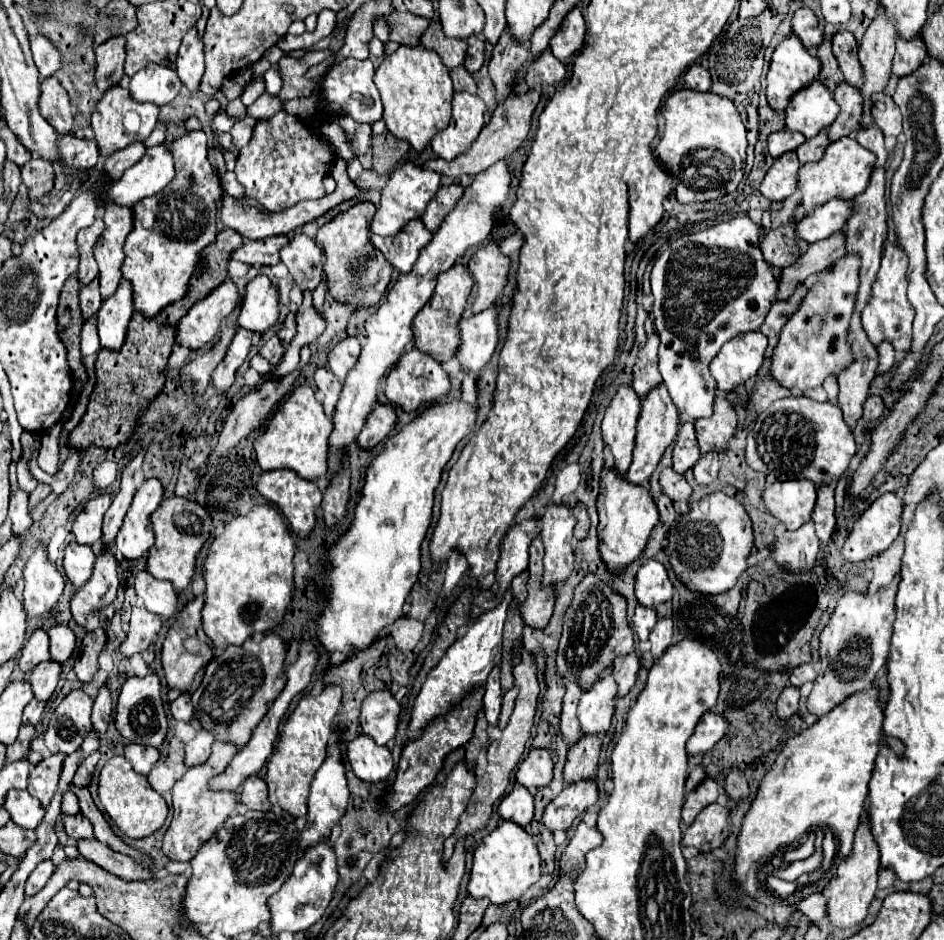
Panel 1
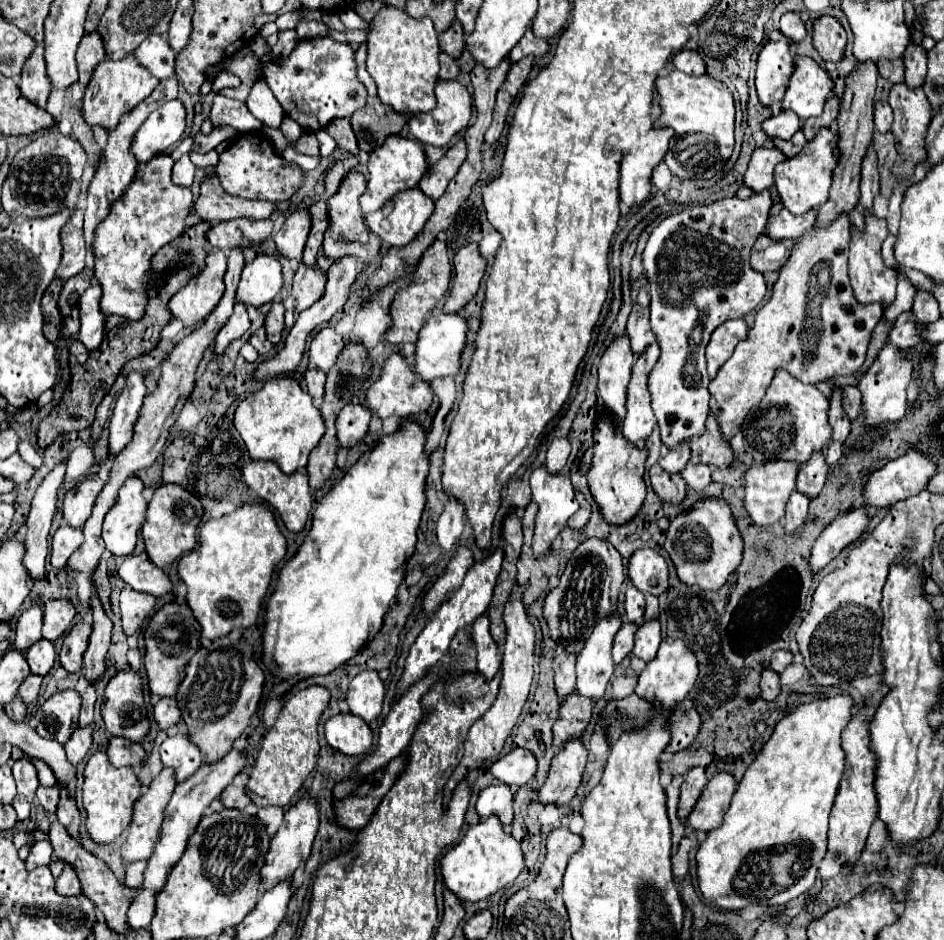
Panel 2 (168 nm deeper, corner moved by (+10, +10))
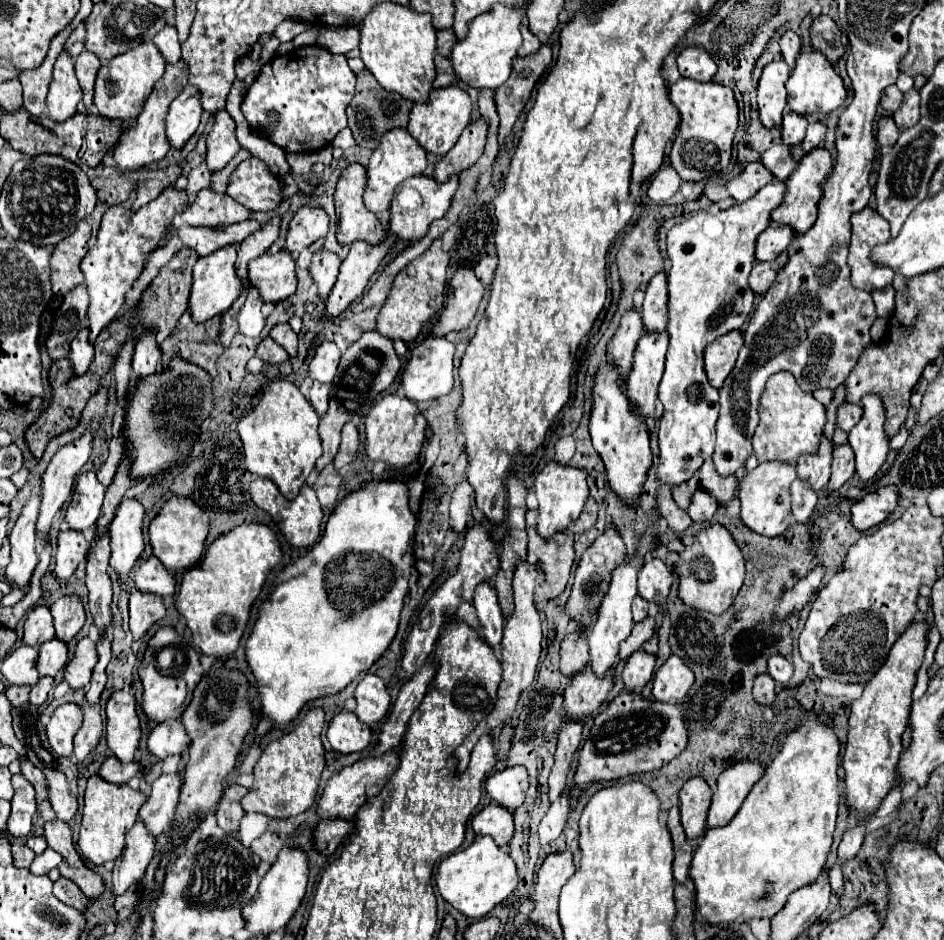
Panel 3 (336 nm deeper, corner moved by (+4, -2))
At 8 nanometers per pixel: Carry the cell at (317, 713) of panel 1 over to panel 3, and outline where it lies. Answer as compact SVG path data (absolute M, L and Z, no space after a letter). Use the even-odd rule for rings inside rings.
M312 708L290 734L266 746L258 764L254 766L254 784L242 798L242 808L246 812L260 812L268 818L290 818L306 812L314 804L324 770L324 748L320 740L322 728L324 710Z

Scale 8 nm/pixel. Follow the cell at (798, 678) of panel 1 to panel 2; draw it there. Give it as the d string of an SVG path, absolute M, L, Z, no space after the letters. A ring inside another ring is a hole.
M778 650L778 652L774 652L774 654L772 654L770 668L772 668L774 672L782 674L782 672L784 672L784 668L786 668L788 664L792 664L792 652L788 652L788 650Z

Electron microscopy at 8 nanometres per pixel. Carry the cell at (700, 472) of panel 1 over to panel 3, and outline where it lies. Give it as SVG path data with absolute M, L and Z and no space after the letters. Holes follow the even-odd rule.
M698 488L696 494L692 496L690 506L688 506L688 514L692 516L692 522L708 522L708 520L712 520L716 510L718 510L716 500L706 490Z

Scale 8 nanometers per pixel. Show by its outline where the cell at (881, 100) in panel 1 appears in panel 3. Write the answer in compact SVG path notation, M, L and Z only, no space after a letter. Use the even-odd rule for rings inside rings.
M882 116L878 120L878 128L876 128L876 138L878 138L880 146L884 146L884 148L894 146L896 140L898 140L898 136L900 136L900 132L898 132L892 116Z

